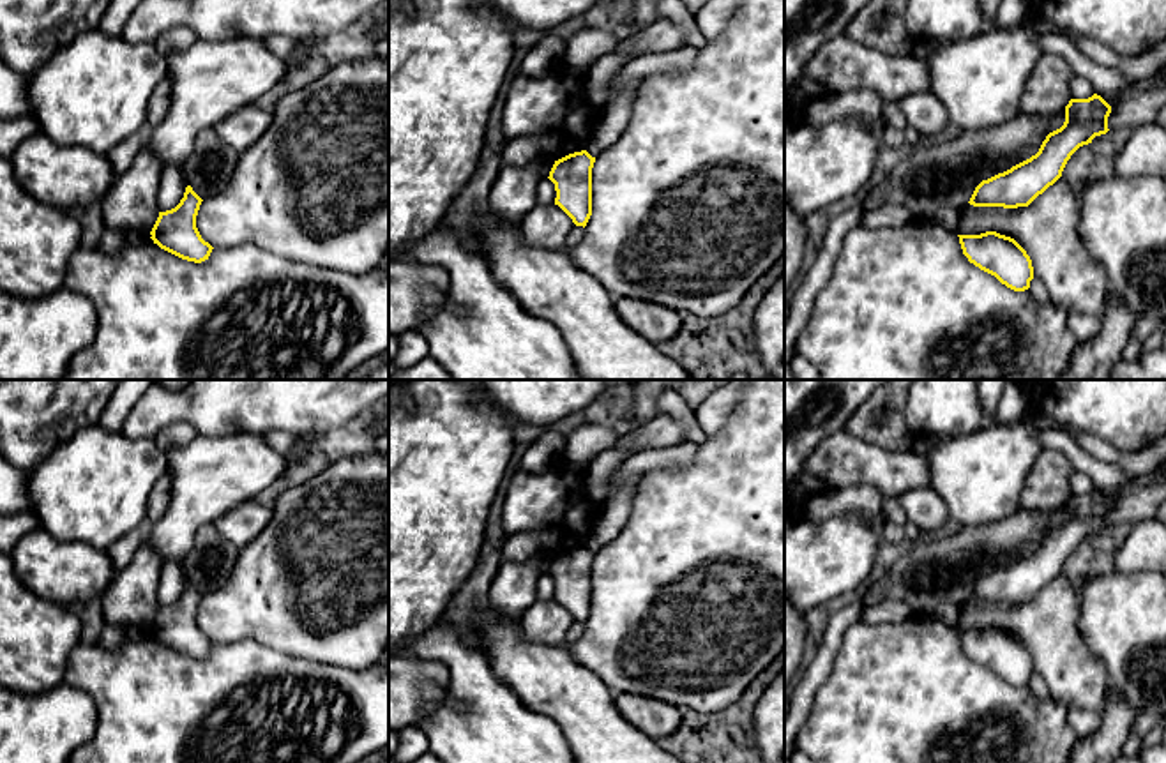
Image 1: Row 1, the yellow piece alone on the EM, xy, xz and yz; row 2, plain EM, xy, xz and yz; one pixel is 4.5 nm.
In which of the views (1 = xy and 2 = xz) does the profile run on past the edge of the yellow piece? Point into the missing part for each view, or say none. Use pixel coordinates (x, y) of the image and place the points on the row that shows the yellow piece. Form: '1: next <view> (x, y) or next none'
1: next none
2: next none

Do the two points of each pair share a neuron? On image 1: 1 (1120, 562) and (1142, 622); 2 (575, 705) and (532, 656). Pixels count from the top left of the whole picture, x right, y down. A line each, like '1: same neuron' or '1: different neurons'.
1: different neurons
2: same neuron

